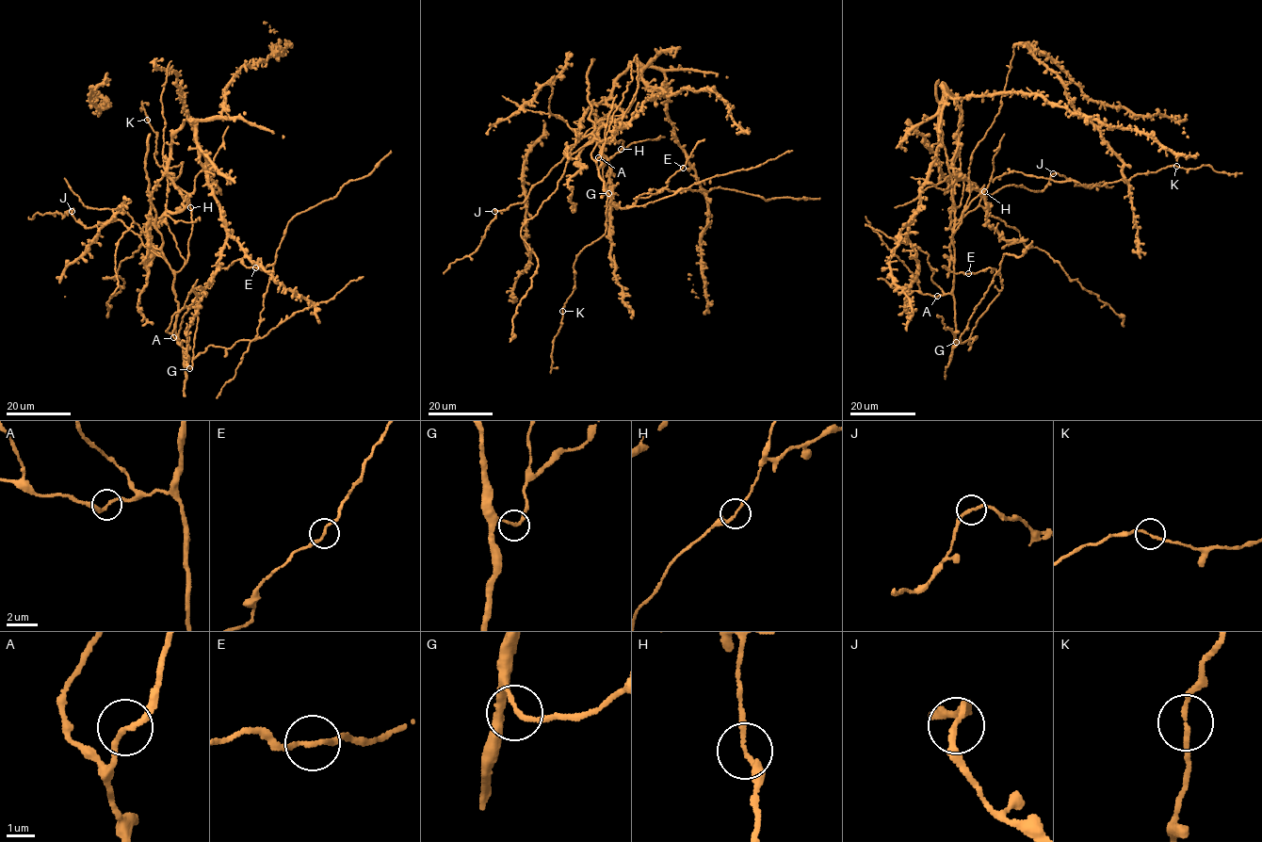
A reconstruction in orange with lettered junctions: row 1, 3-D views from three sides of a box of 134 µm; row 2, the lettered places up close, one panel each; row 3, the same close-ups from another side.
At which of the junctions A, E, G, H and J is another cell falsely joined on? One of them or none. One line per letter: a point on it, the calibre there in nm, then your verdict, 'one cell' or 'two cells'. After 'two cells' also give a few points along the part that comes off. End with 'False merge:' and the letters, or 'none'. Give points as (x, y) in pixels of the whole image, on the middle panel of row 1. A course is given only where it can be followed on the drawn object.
A: (598, 157) | 190 nm | one cell
E: (683, 168) | 170 nm | one cell
G: (608, 193) | 160 nm | one cell
H: (621, 149) | 160 nm | one cell
J: (494, 211) | 180 nm | one cell
False merge: none

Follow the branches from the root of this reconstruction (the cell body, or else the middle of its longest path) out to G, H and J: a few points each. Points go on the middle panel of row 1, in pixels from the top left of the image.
G: (604, 140), (615, 139), (604, 142), (600, 153), (604, 158), (599, 177), (604, 183), (603, 190), (608, 193)
H: (604, 140), (615, 139), (618, 143), (622, 139), (622, 149)
J: (604, 140), (598, 136), (599, 124), (596, 123), (536, 184), (522, 202), (495, 211)

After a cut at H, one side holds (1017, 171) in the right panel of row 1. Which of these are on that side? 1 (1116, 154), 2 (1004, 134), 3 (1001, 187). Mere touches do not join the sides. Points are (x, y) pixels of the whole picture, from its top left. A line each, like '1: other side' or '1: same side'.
1: other side
2: same side
3: other side

